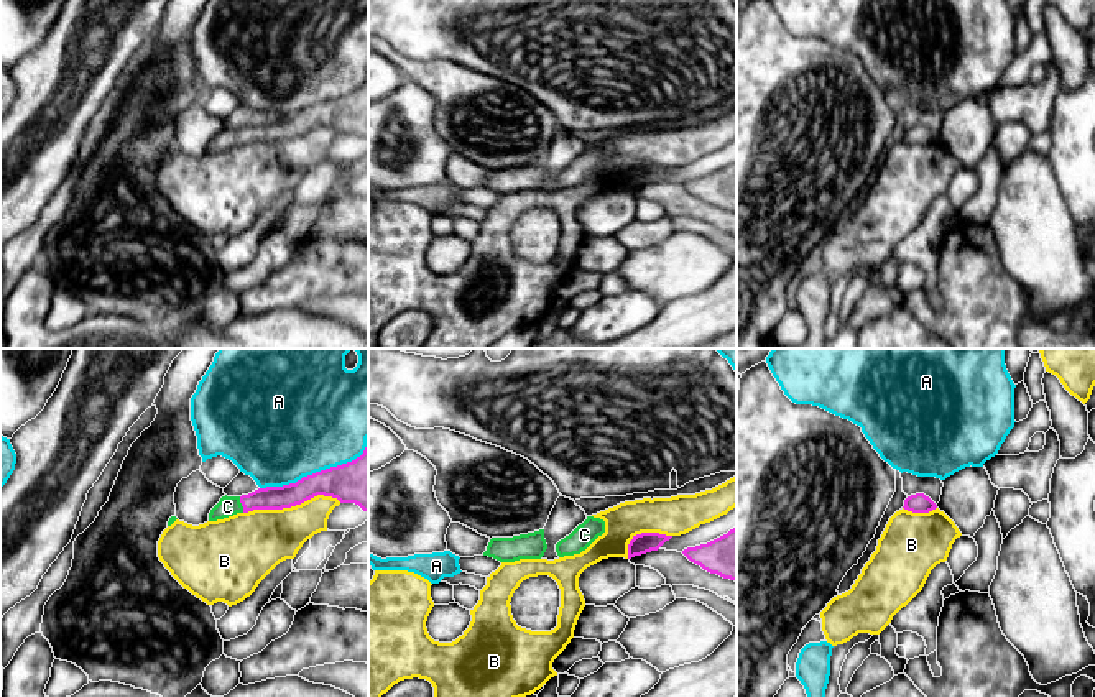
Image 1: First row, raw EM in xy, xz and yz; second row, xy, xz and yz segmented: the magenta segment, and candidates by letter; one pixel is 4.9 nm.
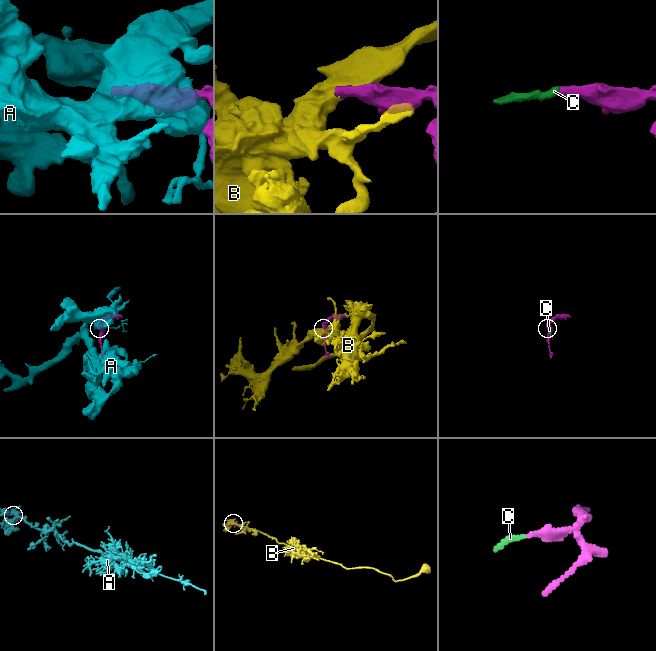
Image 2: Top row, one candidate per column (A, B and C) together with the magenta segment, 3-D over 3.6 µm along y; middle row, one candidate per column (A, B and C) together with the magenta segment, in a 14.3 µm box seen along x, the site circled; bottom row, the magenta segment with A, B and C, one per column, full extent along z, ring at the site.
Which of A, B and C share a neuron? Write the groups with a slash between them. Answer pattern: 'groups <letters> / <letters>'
groups A / B / C

